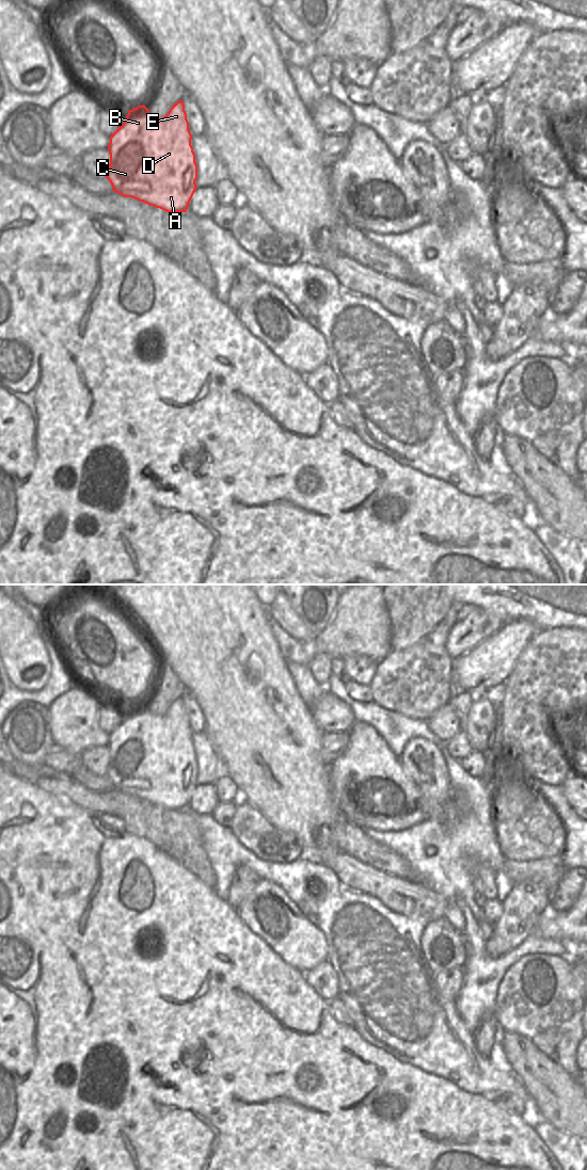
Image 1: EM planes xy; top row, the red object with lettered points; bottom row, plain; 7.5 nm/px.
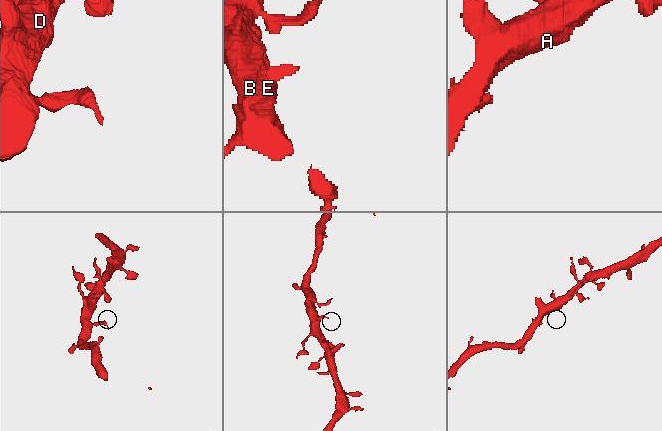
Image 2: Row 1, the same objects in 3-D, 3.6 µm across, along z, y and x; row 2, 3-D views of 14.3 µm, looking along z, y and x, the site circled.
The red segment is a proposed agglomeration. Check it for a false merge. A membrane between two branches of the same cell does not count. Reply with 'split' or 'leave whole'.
leave whole

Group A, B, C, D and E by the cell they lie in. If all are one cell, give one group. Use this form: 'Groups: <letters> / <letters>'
Groups: A B C D E.

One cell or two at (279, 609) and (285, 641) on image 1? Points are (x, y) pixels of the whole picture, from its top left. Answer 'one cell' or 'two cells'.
two cells

